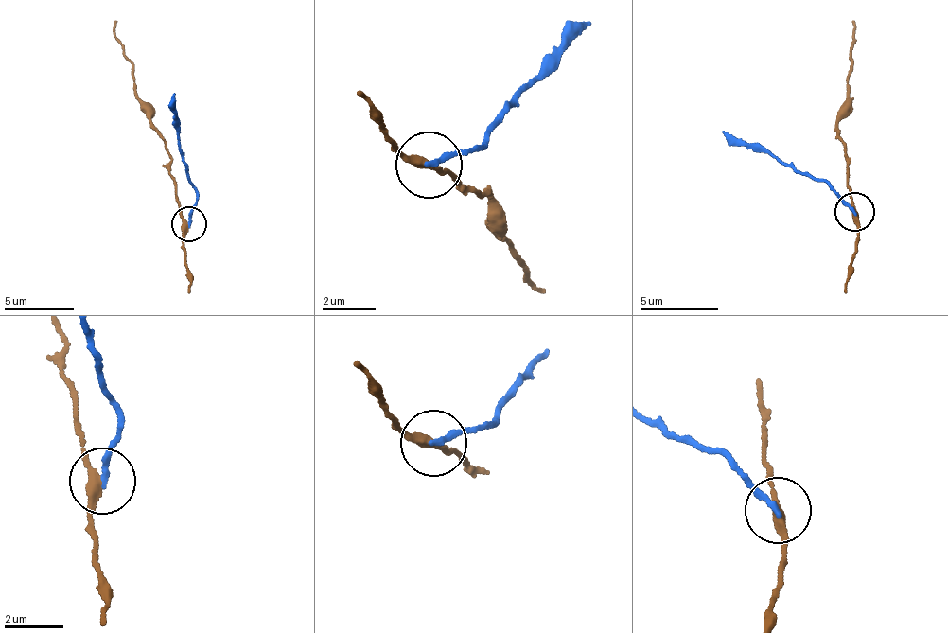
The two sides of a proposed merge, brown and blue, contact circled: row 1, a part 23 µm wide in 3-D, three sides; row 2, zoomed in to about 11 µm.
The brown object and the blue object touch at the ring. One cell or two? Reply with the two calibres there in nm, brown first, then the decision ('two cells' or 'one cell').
calibres 280 and 200 nm; two cells

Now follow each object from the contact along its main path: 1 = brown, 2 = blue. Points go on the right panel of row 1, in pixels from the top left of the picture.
1: (854, 211), (847, 146), (837, 128), (837, 111), (848, 93), (854, 21)
2: (854, 211), (831, 186), (780, 161), (746, 149), (721, 130)

